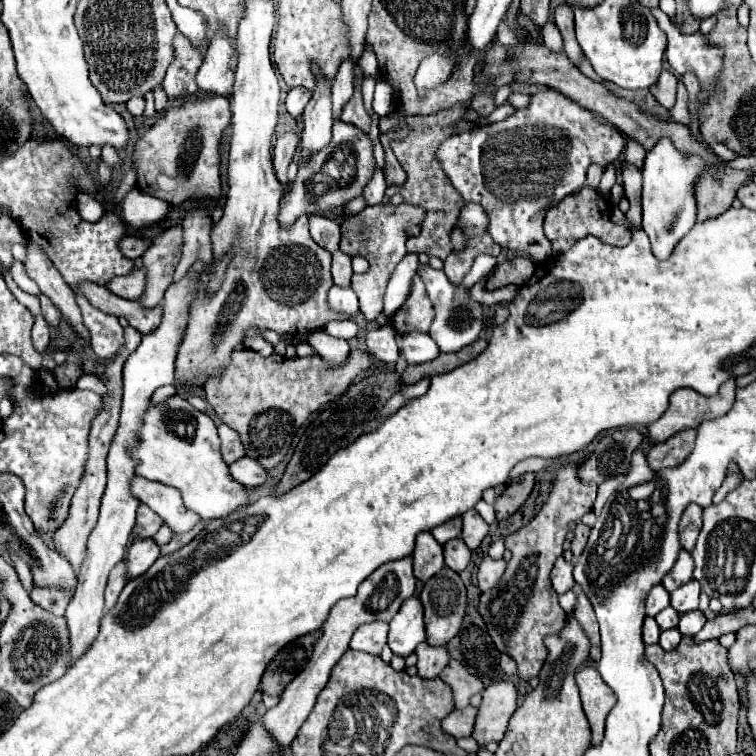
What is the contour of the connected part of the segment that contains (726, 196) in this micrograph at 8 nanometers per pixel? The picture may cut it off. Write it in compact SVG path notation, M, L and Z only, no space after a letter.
M726 166L722 170L722 178L714 180L706 176L698 182L698 220L716 218L718 214L726 212L736 198L736 190L748 180L748 170L734 170Z

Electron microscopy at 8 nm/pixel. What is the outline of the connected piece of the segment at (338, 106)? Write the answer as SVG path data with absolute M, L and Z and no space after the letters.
M350 58L344 60L340 66L338 66L338 72L332 80L332 104L334 104L334 118L338 118L338 114L342 112L342 106L344 102L350 98L350 94L354 94L354 82L352 82L352 62Z

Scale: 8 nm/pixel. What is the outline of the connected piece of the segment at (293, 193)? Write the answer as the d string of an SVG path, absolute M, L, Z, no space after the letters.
M334 122L332 140L326 148L312 152L308 158L300 154L298 176L292 184L286 186L286 192L280 200L278 224L280 228L290 228L300 216L328 214L330 210L346 206L352 198L360 196L374 174L374 156L372 140L366 132L350 126L346 122Z

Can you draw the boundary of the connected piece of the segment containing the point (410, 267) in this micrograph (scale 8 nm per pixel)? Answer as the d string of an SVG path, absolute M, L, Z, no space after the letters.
M406 254L392 272L384 295L386 316L394 316L394 312L402 306L402 302L406 302L412 286L412 276L416 274L416 270L418 270L418 256Z

